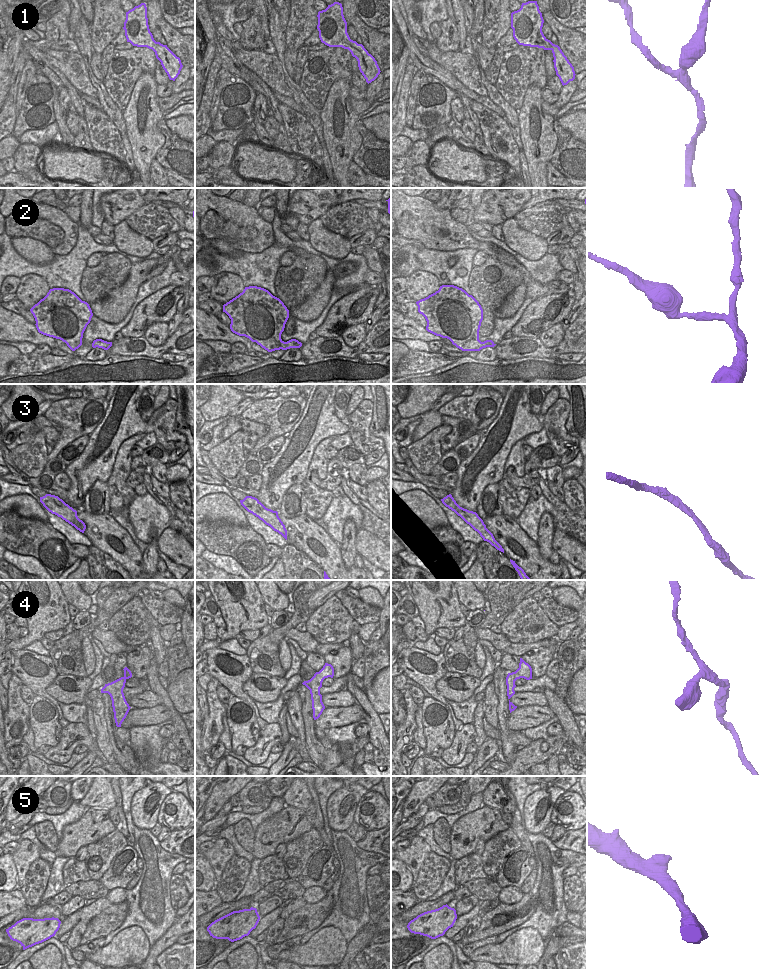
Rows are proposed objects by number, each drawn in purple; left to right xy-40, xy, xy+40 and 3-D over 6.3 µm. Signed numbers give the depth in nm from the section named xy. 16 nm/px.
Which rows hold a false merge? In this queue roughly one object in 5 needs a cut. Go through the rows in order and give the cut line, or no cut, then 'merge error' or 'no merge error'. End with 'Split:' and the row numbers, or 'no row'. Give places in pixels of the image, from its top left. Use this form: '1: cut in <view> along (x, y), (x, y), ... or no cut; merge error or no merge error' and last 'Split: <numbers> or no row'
1: no cut; no merge error
2: no cut; no merge error
3: no cut; no merge error
4: no cut; no merge error
5: no cut; no merge error
Split: no row

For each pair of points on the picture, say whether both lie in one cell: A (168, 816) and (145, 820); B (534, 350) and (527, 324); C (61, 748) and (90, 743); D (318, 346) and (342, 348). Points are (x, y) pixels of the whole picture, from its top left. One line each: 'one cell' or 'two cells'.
A: two cells
B: two cells
C: one cell
D: one cell

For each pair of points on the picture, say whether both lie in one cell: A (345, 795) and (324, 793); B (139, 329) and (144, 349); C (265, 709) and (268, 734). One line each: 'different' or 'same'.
A: different
B: different
C: different

